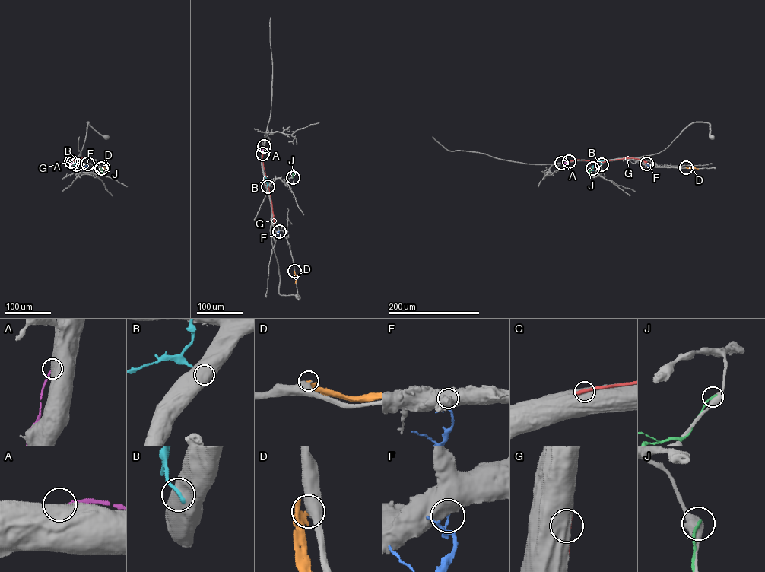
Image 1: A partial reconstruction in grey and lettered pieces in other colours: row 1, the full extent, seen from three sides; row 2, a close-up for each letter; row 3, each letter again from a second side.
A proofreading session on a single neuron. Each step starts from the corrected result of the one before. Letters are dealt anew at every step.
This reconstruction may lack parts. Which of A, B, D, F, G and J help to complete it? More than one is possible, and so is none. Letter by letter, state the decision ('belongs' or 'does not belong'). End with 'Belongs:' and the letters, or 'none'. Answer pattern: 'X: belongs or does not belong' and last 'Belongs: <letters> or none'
A: does not belong
B: does not belong
D: does not belong
F: does not belong
G: does not belong
J: does not belong
Belongs: none

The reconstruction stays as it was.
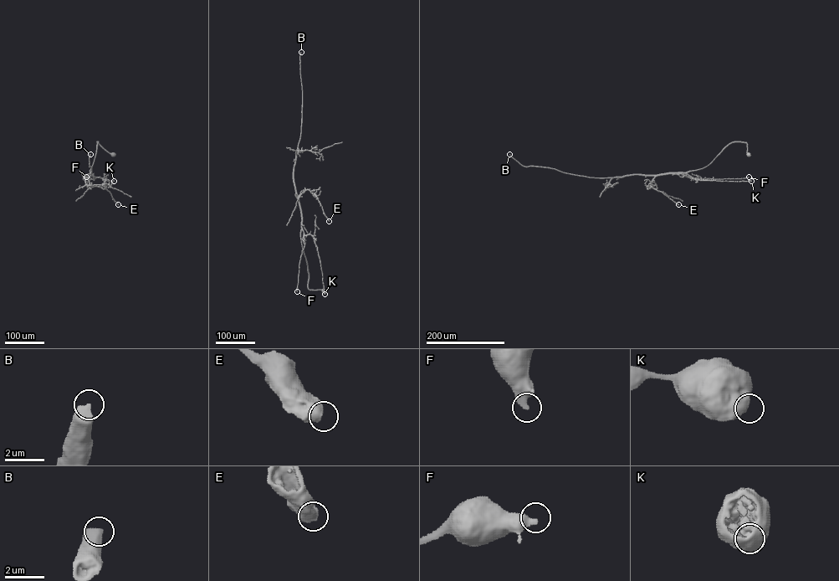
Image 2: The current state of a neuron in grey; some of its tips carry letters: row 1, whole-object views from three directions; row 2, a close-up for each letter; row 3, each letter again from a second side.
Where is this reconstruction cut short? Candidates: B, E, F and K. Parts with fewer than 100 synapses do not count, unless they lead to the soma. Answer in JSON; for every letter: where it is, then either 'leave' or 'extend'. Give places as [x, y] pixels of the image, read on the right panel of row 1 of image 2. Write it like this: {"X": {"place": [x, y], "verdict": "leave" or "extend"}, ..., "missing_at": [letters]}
{"B": {"place": [509, 154], "verdict": "extend"}, "E": {"place": [678, 204], "verdict": "leave"}, "F": {"place": [749, 177], "verdict": "leave"}, "K": {"place": [751, 181], "verdict": "leave"}, "missing_at": ["B"]}

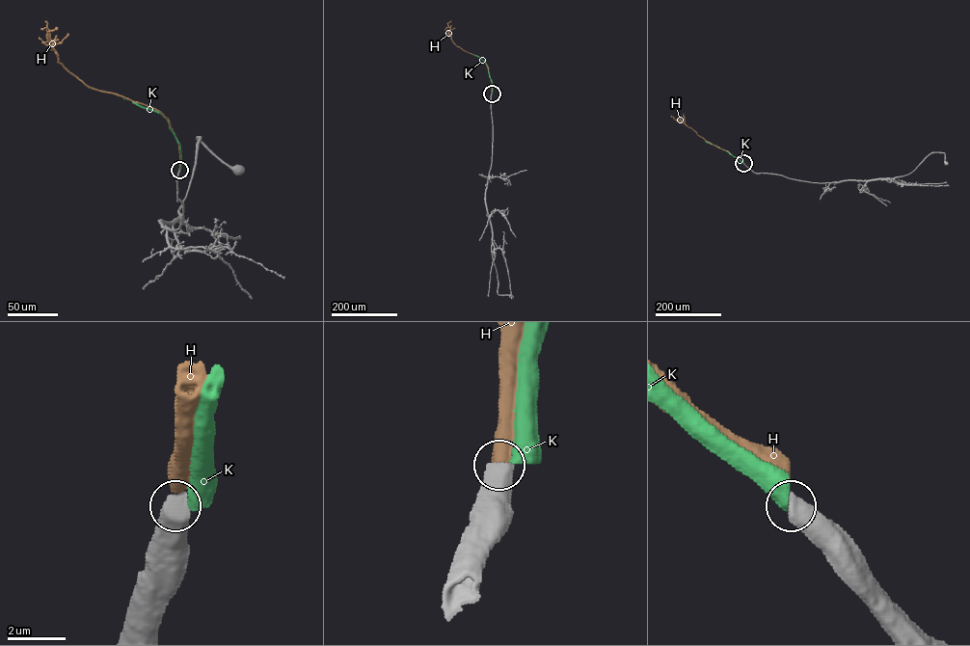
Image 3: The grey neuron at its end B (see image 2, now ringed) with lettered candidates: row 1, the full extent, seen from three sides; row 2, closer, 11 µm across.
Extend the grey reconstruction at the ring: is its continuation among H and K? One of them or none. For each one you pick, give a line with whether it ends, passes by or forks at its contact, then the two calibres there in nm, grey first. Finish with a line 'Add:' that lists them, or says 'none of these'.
Add: none of these

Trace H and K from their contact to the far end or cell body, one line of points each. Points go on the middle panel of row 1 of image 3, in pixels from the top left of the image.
H: (492, 94), (486, 63), (454, 43), (447, 23), (450, 21)
K: (492, 94), (492, 81), (485, 63), (471, 53)

